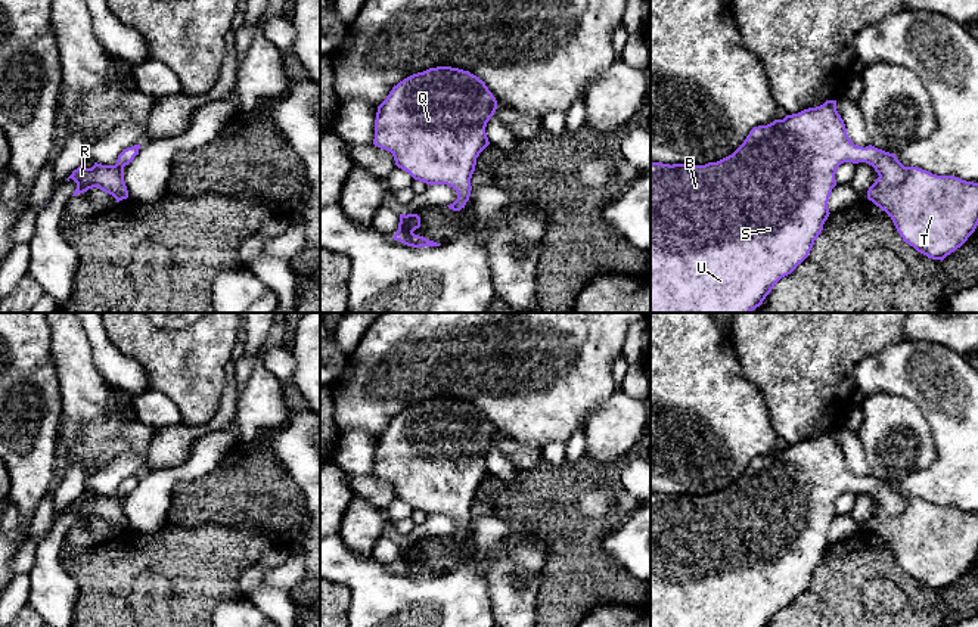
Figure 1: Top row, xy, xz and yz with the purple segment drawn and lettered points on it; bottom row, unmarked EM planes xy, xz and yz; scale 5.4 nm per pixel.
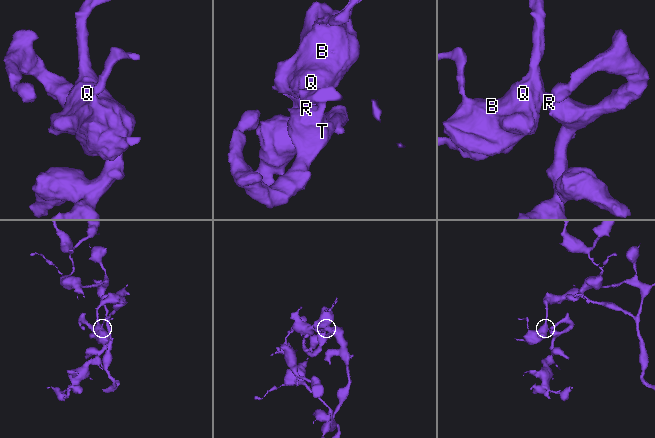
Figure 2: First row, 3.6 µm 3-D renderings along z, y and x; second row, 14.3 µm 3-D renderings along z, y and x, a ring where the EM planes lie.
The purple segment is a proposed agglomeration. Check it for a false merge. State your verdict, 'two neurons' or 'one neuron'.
one neuron

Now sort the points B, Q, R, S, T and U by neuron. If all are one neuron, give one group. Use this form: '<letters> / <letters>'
B Q R S T U

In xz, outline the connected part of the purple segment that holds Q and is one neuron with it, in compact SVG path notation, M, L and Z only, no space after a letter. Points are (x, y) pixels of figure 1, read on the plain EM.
M451 397L429 398L400 412L378 437L373 475L391 482L395 496L415 510L453 518L457 530L447 537L460 541L471 527L476 488L490 475L485 457L496 440L496 428L476 406Z

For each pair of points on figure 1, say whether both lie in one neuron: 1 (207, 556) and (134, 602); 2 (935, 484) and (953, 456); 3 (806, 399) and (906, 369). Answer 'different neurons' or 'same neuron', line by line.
1: same neuron
2: same neuron
3: different neurons

